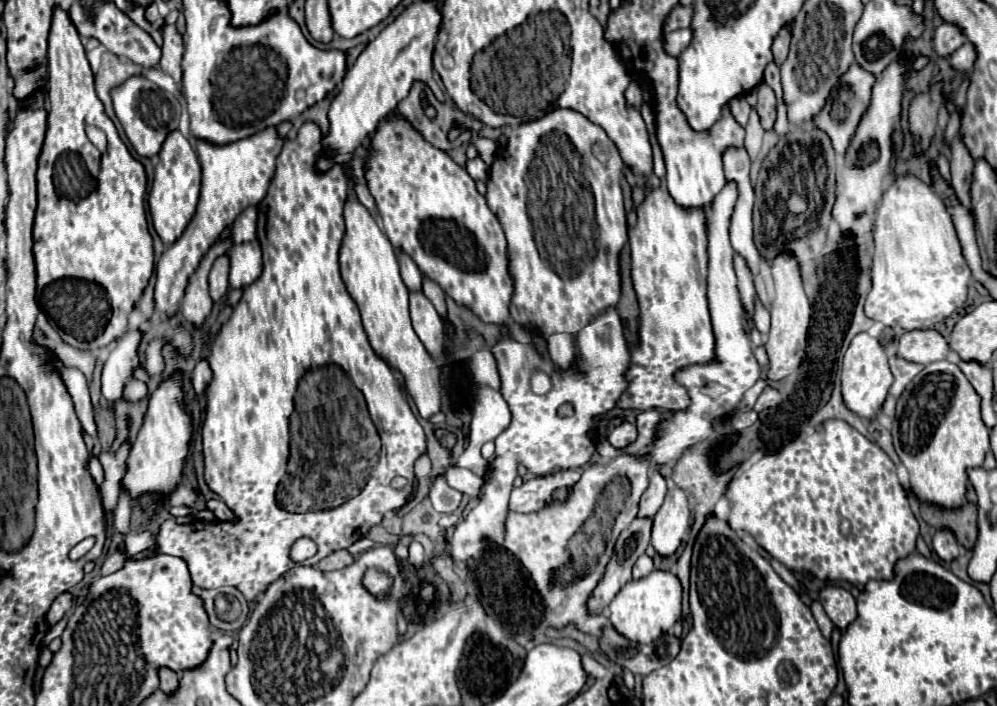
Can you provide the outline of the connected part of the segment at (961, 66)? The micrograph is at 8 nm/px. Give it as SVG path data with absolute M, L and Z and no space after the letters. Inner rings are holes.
M964 43L958 51L954 51L954 55L950 57L950 67L954 71L970 71L974 63L974 47L970 47L970 43Z

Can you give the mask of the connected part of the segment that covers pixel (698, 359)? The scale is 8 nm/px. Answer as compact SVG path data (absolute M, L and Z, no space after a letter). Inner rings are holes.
M664 187L652 189L644 203L638 205L638 223L628 229L628 243L632 253L632 283L640 307L638 341L630 347L630 365L624 373L628 387L620 395L616 407L620 409L660 409L684 411L690 407L690 395L684 385L676 381L676 373L690 365L708 365L716 361L716 337L712 331L708 299L706 299L706 231L698 211L682 211Z

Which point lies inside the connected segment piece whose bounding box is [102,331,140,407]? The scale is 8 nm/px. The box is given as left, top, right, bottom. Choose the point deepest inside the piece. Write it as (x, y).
(117, 371)

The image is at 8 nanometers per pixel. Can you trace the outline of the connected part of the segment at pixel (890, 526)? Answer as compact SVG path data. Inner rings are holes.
M828 419L822 425L814 427L812 433L800 433L794 441L790 441L788 445L784 445L784 449L780 449L780 453L770 453L764 455L758 463L754 463L750 469L742 471L740 477L734 477L726 483L726 497L732 503L730 509L730 517L728 517L728 525L738 531L746 531L750 533L756 543L776 561L780 561L782 565L786 565L790 571L808 571L814 573L820 581L826 583L850 583L850 585L866 585L870 579L894 579L894 567L898 563L898 559L906 559L916 551L916 537L918 537L918 521L910 509L910 501L908 501L908 493L904 491L904 487L898 483L896 477L896 465L892 463L892 459L870 439L866 439L862 433L858 433L854 427L850 427L848 423L842 423L838 419ZM842 519L848 519L852 523L852 535L850 537L842 537L838 531L838 525Z

